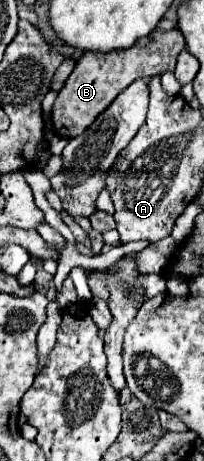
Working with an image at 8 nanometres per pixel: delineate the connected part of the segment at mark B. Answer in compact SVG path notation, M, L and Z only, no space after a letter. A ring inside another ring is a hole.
M178 29L160 33L154 31L152 43L144 47L130 49L114 49L114 53L84 53L78 61L64 87L58 93L52 111L52 125L60 137L72 139L80 135L114 99L120 91L124 91L134 79L144 75L162 75L164 71L174 71L178 53L186 47L186 41Z

